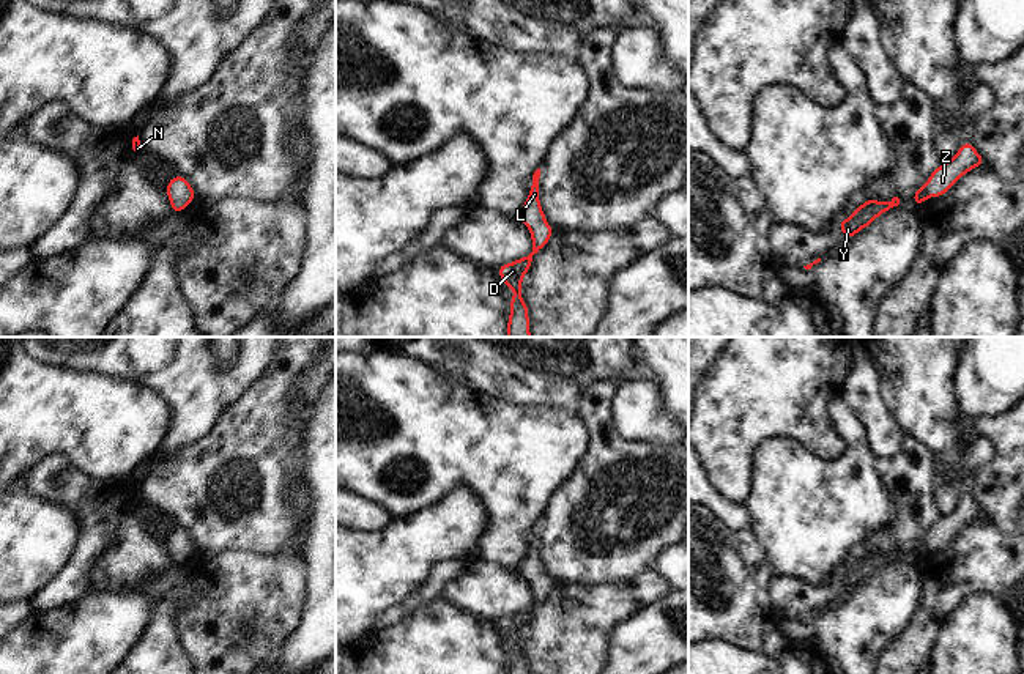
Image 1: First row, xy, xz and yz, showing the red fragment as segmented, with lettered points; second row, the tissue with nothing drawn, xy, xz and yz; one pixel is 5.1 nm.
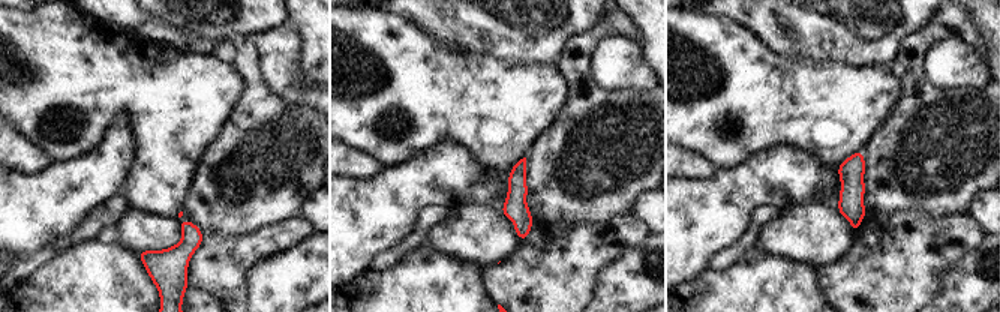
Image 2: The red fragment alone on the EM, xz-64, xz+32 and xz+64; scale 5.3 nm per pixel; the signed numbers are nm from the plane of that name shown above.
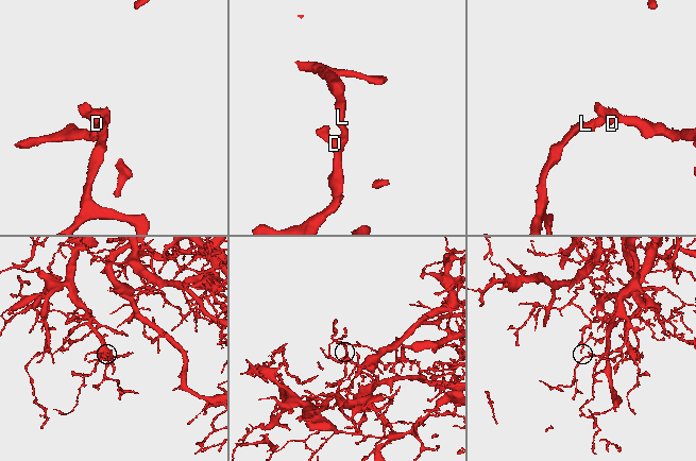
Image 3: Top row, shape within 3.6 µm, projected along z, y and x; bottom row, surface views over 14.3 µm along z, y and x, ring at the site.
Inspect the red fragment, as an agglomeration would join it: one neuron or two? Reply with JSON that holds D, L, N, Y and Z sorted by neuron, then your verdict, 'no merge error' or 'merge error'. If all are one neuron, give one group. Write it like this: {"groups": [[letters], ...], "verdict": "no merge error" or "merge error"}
{"groups": [["D", "L", "N", "Y", "Z"]], "verdict": "no merge error"}

